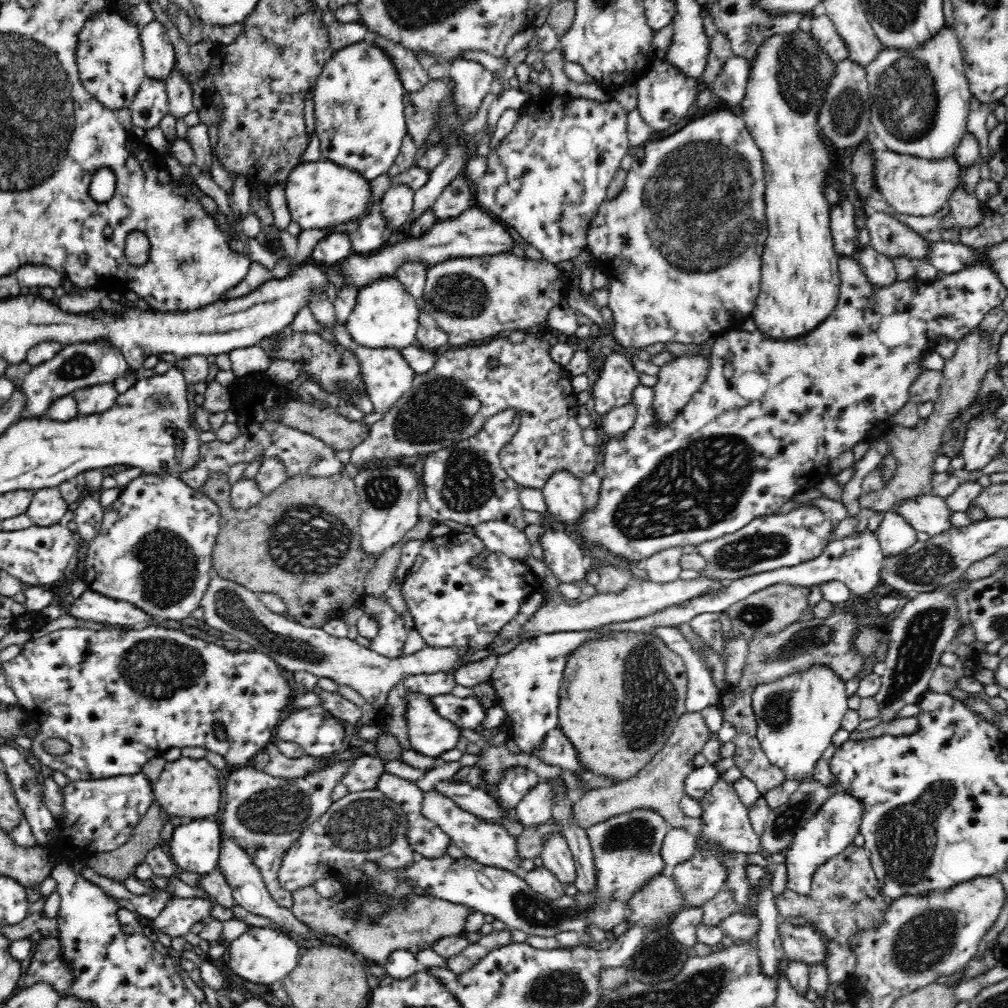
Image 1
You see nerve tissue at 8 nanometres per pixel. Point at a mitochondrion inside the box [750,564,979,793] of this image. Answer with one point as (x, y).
(918, 642)

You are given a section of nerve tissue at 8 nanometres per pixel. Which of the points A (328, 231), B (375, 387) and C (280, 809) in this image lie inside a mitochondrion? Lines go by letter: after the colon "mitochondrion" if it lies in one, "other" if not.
A: other
B: other
C: mitochondrion

